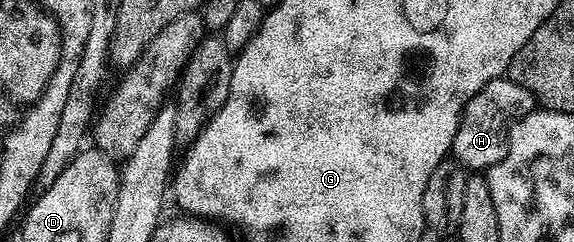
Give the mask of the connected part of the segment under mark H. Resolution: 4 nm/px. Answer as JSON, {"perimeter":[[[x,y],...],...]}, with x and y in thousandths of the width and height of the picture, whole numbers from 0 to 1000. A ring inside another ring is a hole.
{"perimeter":[[[875,322],[848,339],[821,421],[814,421],[796,529],[787,640],[812,702],[850,702],[862,690],[883,636],[887,541],[901,496],[937,442],[934,405],[895,331]],[[840,694],[840,698],[838,698]]]}

